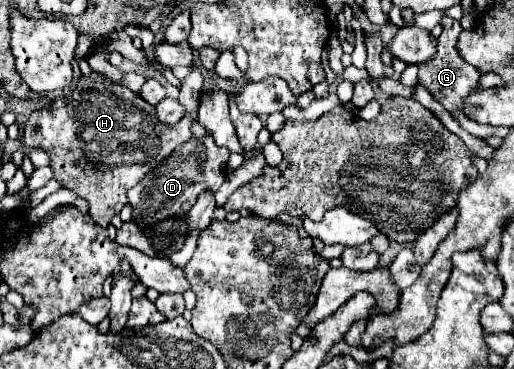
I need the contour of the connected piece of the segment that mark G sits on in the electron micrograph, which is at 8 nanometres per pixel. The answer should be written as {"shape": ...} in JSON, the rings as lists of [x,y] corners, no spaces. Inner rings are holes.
{"shape":[[[443,17],[441,23],[443,23],[443,33],[439,35],[437,55],[433,55],[433,59],[417,65],[419,67],[419,85],[423,85],[433,95],[433,99],[439,101],[449,113],[455,109],[465,113],[465,97],[479,89],[481,71],[477,67],[471,67],[457,51],[457,37],[463,31],[461,23],[451,17]]]}

